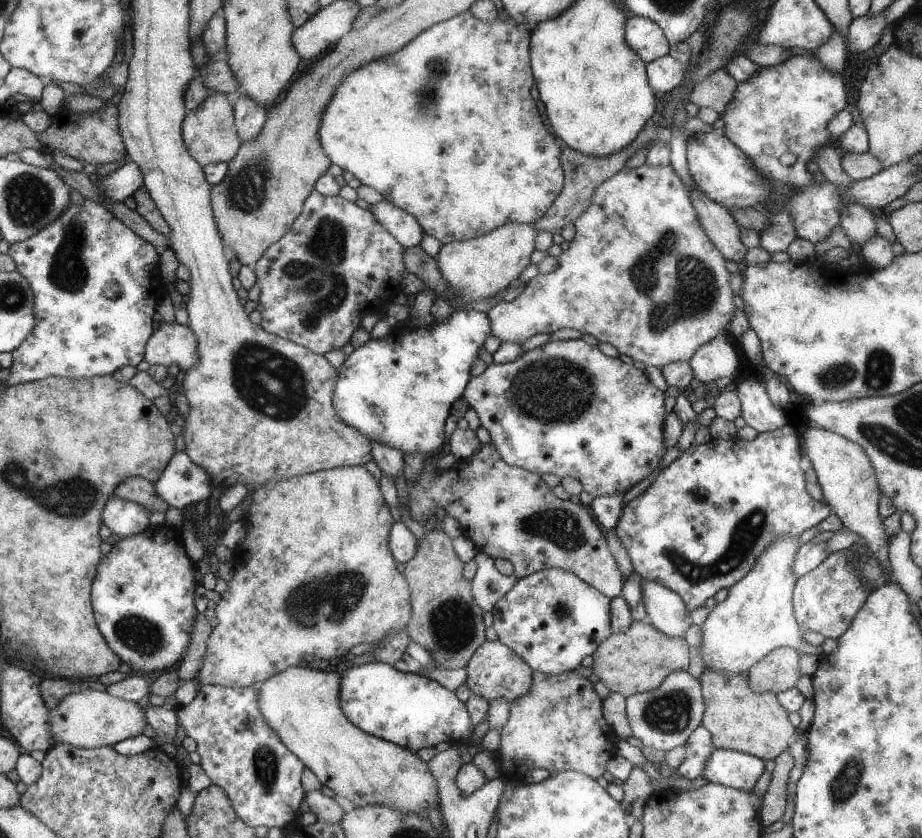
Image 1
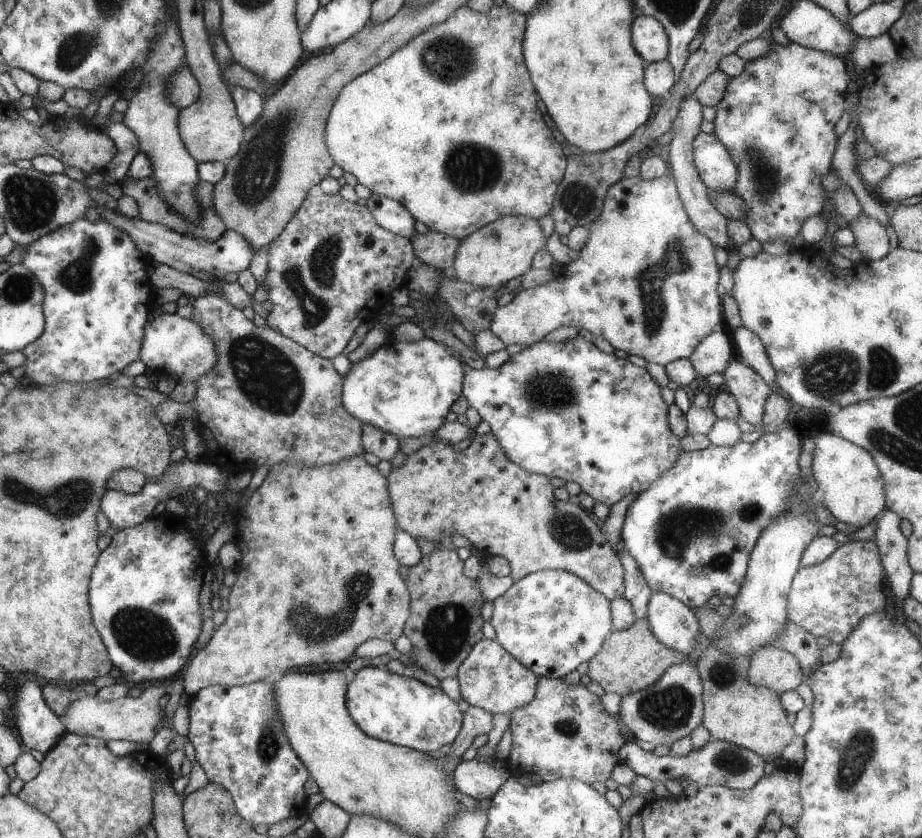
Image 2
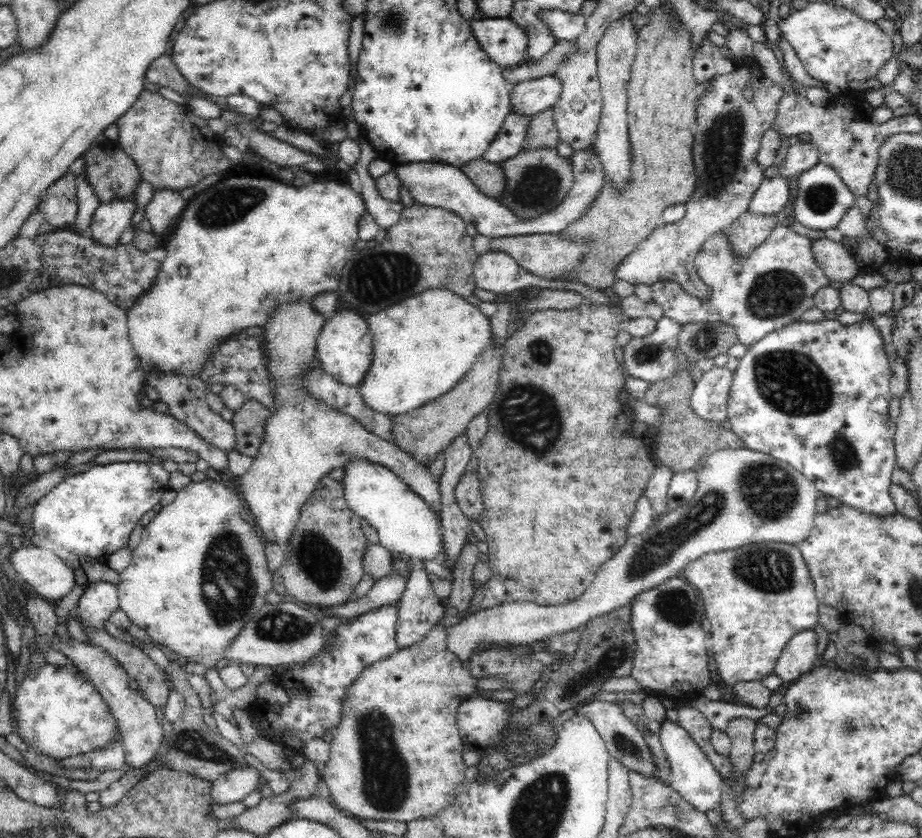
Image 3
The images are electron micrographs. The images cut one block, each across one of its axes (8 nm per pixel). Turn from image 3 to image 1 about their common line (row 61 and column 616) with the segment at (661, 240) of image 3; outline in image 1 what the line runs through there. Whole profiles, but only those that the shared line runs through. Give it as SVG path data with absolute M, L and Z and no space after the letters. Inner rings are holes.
M575 670L555 674L555 676L533 672L529 692L515 698L509 704L509 718L507 718L505 726L499 730L501 744L493 752L495 760L499 764L499 772L505 778L509 778L511 782L523 782L525 772L527 770L531 772L533 768L545 768L545 770L549 770L549 774L579 772L579 774L585 774L593 780L603 776L603 772L607 770L607 762L613 756L617 756L617 750L615 750L615 734L611 732L611 728L603 720L601 702L603 700L597 696L595 684L591 684L587 678L575 674Z

